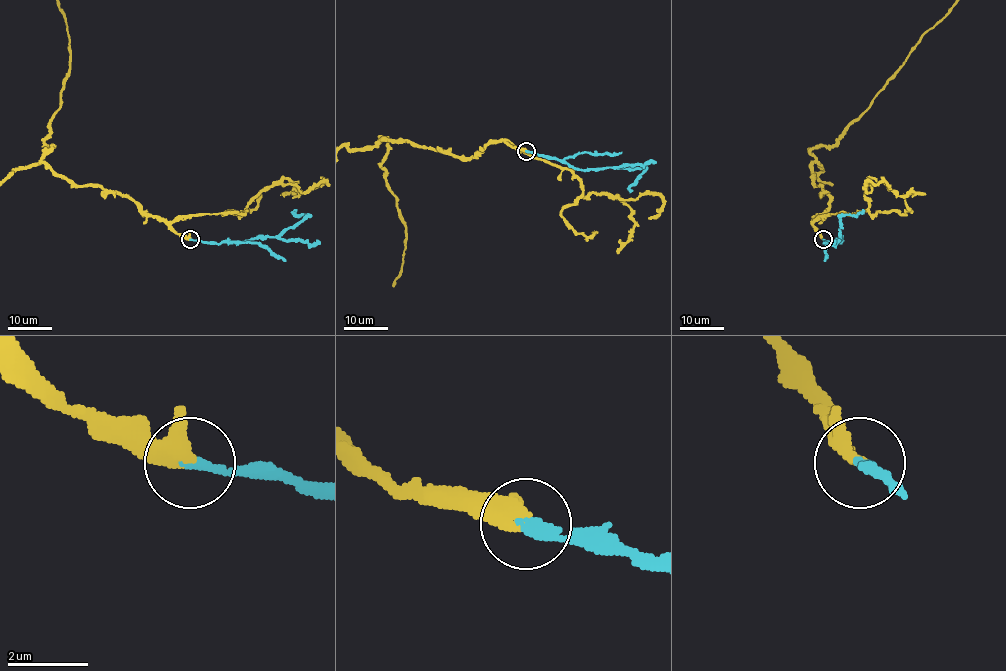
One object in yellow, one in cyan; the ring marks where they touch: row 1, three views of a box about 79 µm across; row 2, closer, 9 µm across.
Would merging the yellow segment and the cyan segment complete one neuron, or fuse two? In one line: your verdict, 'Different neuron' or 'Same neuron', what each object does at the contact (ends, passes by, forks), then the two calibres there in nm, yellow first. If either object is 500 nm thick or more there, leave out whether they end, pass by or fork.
Same neuron. At the ring yellow passes by. At the ring cyan ends. Thickness 320 nm (yellow) against 280 nm

